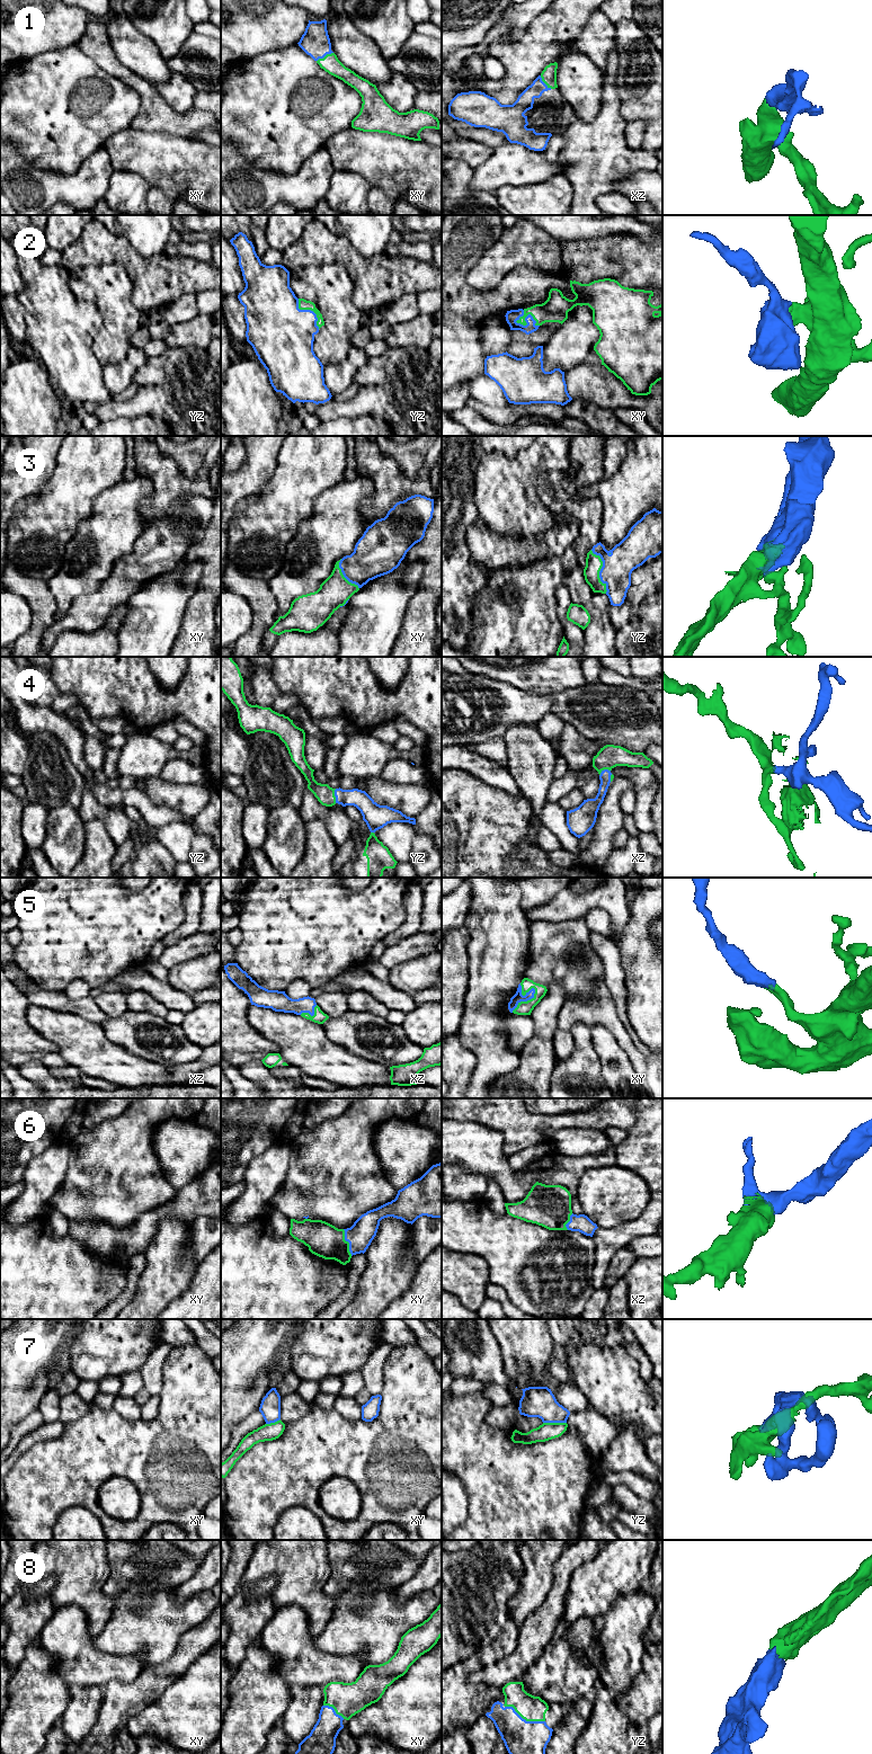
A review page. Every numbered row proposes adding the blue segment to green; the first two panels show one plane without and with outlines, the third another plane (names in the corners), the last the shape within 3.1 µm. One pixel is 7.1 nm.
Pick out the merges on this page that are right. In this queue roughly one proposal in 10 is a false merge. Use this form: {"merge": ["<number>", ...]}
{"merge": ["1", "2", "3", "4", "5", "6", "8"]}

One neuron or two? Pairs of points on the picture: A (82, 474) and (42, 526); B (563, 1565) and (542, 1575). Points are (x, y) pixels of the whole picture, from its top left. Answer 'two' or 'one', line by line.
A: one
B: two

